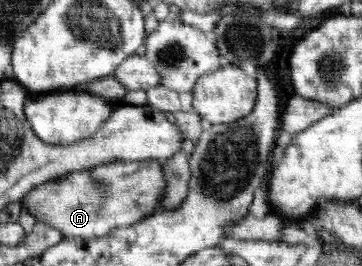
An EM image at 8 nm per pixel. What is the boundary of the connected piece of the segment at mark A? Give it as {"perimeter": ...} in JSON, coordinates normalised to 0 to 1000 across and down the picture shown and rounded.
{"perimeter":[[[412,598],[365,613],[276,617],[243,639],[221,639],[177,654],[166,669],[105,692],[83,714],[55,759],[80,774],[80,797],[110,831],[171,876],[171,895],[262,898],[298,880],[326,853],[351,853],[425,805],[442,786],[439,759],[450,722],[461,718],[459,654],[450,654],[445,602]]]}

